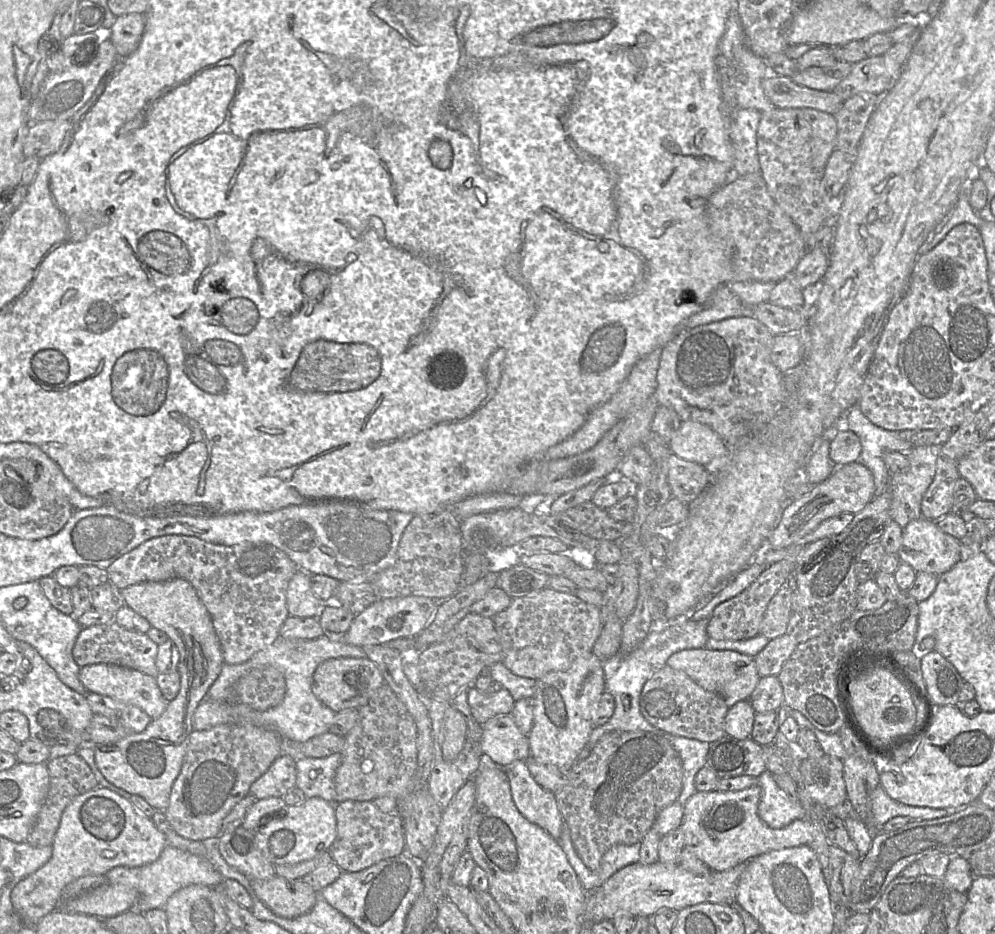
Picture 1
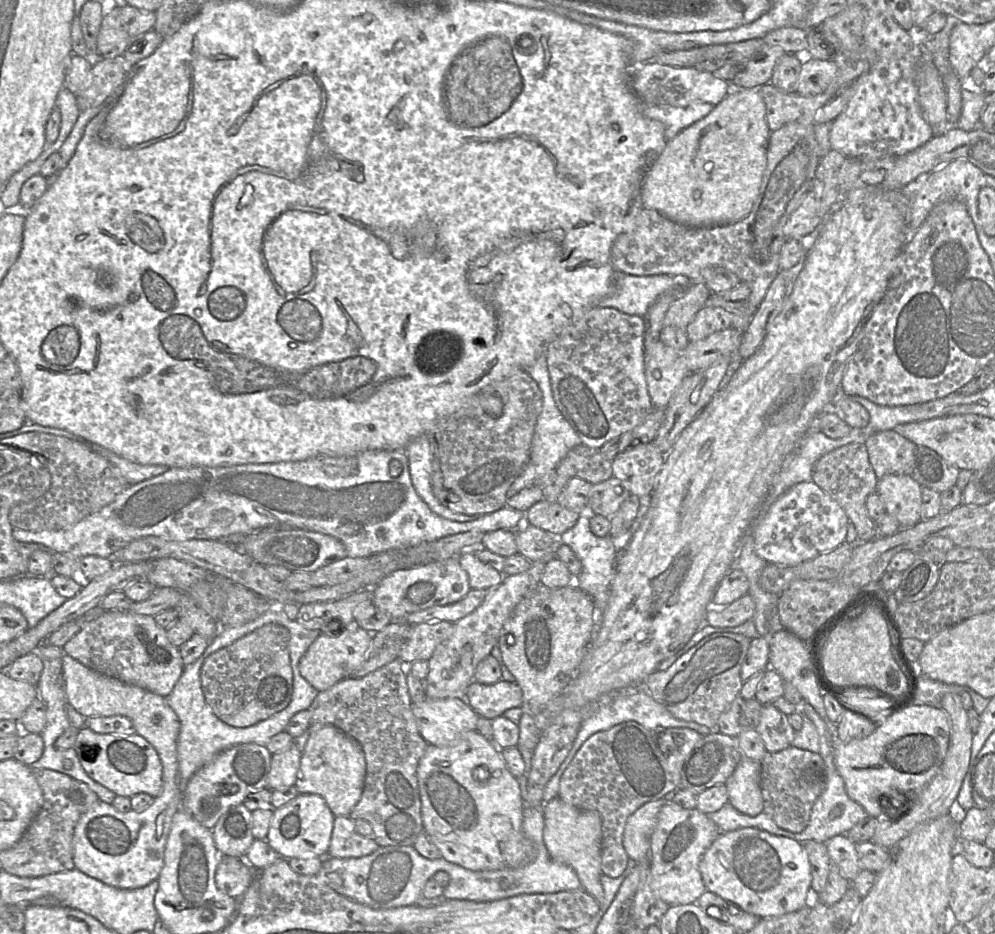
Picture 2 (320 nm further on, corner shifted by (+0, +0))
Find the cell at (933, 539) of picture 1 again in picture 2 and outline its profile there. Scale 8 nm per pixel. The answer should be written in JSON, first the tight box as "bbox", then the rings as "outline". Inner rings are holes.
{"bbox":[876,475,922,529],"outline":[[[885,475],[878,479],[876,492],[882,499],[886,512],[898,521],[900,529],[912,527],[922,520],[922,486],[911,475]]]}

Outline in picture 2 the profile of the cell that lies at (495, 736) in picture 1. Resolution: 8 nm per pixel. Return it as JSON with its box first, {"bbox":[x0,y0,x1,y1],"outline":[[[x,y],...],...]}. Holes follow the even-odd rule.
{"bbox":[412,698,479,747],"outline":[[[462,698],[430,699],[412,703],[419,732],[431,745],[448,747],[461,734],[477,730],[479,715]]]}

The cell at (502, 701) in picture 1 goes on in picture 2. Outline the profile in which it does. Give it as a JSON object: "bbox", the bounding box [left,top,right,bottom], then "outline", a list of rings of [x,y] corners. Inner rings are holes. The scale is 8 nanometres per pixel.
{"bbox":[464,679,523,721],"outline":[[[502,679],[490,685],[473,682],[464,700],[479,716],[492,721],[511,708],[522,707],[523,693],[517,683]]]}

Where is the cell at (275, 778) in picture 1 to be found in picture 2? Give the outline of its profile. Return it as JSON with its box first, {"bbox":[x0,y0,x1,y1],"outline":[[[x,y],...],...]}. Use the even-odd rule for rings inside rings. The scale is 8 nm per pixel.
{"bbox":[267,743,302,791],"outline":[[[296,743],[289,748],[272,754],[267,787],[271,791],[294,786],[300,769],[302,753]]]}

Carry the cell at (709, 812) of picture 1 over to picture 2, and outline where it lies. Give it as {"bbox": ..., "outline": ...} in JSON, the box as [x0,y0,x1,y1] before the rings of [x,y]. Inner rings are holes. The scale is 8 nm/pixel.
{"bbox":[650,801,719,906],"outline":[[[667,801],[659,812],[651,838],[650,885],[653,892],[669,906],[695,903],[707,891],[699,863],[719,834],[716,824],[697,808],[685,809]]]}

